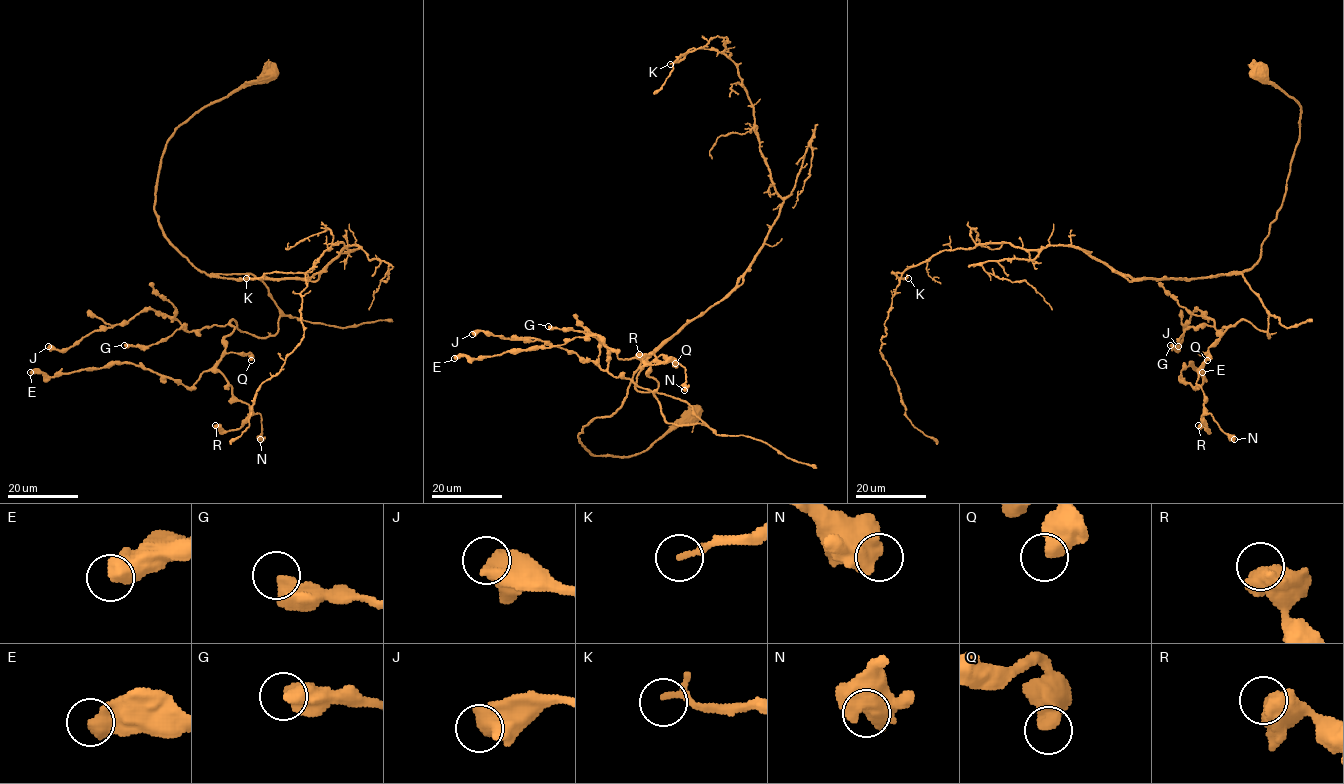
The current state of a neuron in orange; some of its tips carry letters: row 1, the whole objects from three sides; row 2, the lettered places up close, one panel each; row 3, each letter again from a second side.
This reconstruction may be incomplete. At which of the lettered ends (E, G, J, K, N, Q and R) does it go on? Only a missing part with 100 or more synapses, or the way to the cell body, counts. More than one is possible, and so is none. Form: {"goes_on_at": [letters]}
{"goes_on_at": []}

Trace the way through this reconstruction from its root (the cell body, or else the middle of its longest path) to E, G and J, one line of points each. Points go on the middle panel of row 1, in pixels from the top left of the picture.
E: (693, 413), (596, 456), (578, 435), (639, 368), (703, 422), (667, 422), (649, 366), (596, 335), (454, 358)
G: (693, 413), (592, 454), (581, 429), (639, 368), (703, 422), (548, 326)
J: (693, 413), (596, 456), (578, 435), (639, 368), (638, 390), (703, 422), (667, 422), (574, 352), (472, 334)

